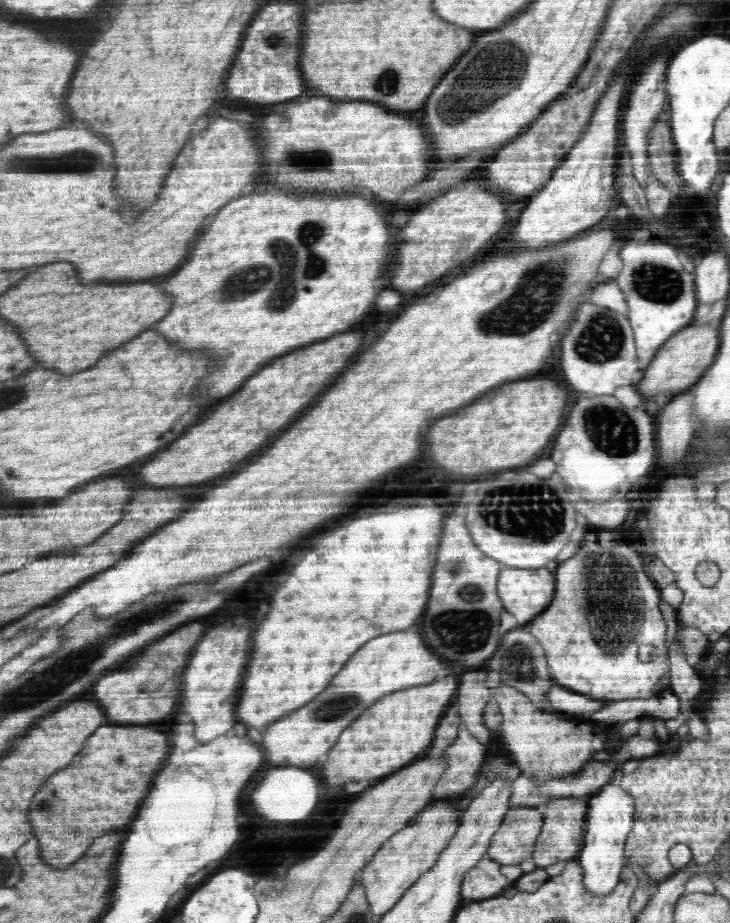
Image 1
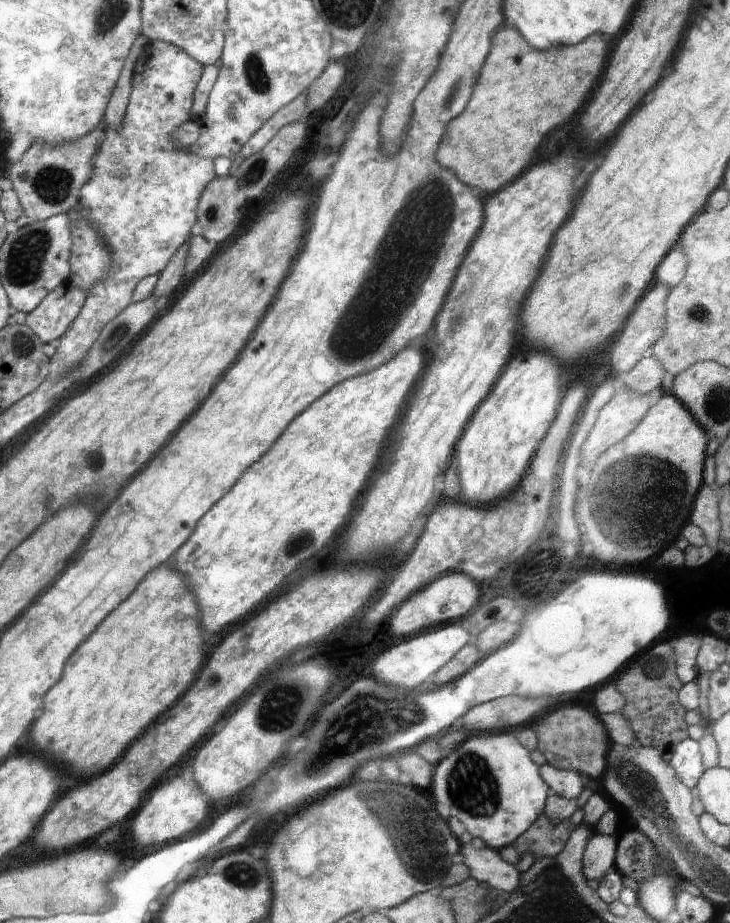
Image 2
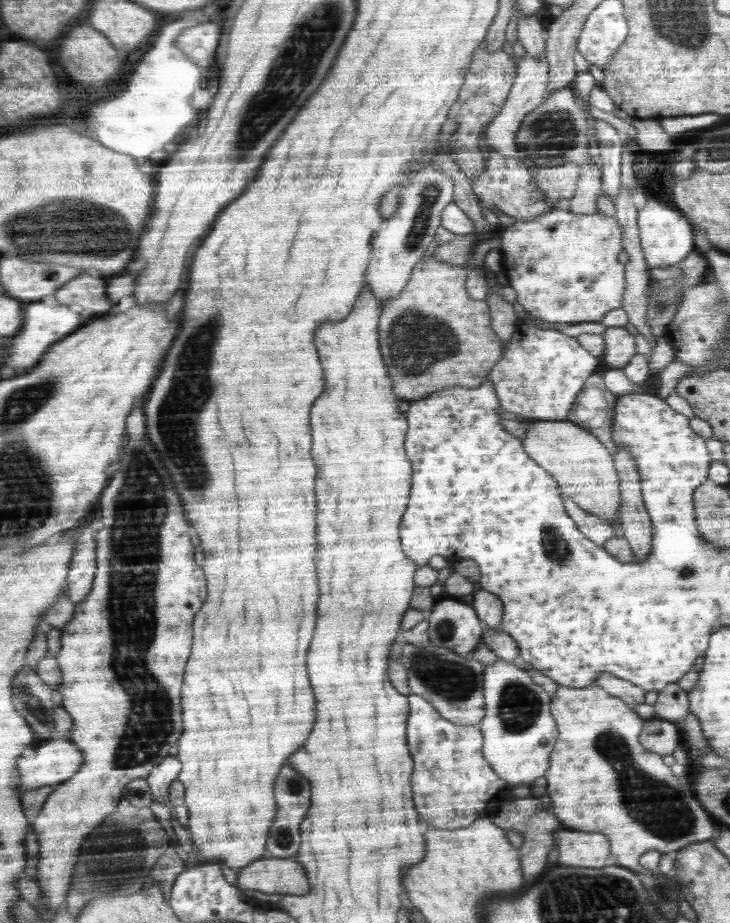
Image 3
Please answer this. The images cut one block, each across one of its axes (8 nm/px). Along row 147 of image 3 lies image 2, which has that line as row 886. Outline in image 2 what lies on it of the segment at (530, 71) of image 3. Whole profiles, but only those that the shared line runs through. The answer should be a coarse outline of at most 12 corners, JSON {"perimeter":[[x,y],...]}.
{"perimeter":[[469,843],[461,856],[471,877],[507,894],[521,884],[521,872],[488,846]]}

